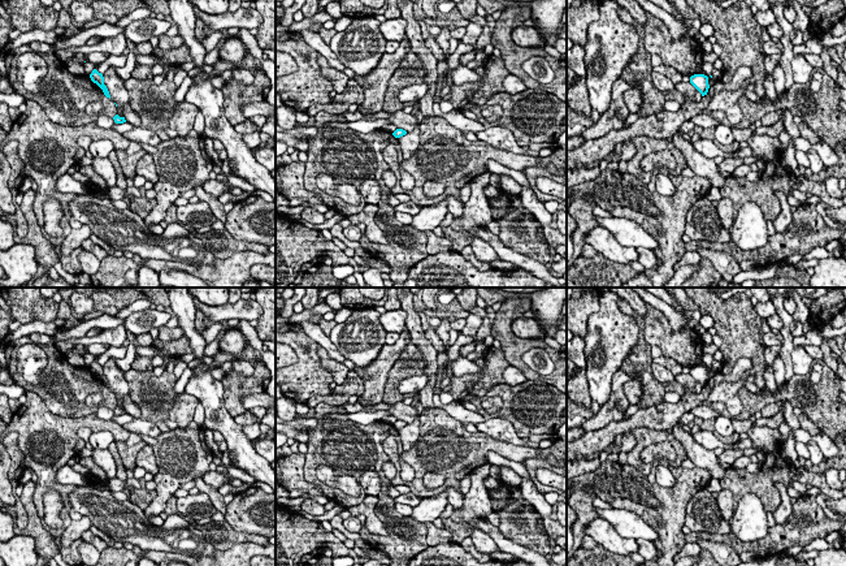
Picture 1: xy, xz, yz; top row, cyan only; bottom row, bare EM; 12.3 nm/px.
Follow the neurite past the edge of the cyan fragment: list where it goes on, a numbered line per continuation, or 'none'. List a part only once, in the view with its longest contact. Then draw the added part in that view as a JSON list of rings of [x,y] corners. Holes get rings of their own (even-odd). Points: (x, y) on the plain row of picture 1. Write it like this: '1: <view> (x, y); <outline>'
none

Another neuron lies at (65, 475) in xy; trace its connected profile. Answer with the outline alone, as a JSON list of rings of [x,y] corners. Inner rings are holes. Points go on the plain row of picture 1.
[[[65,465],[57,471],[56,480],[64,485],[87,485],[88,484],[88,478],[74,471],[69,465]]]

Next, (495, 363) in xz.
[[[490,346],[487,347],[483,360],[485,367],[481,373],[481,384],[483,388],[489,390],[494,385],[504,384],[503,372],[509,366],[504,353],[494,346]]]

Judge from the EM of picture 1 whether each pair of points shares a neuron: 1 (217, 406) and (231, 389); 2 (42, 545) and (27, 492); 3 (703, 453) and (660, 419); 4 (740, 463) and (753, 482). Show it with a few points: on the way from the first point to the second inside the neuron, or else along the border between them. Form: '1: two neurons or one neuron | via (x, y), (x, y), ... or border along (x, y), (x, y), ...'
1: two neurons | border along (221, 380), (225, 409), (233, 418)
2: one neuron | via (38, 532), (29, 505)
3: two neurons | border along (676, 423), (669, 428)
4: two neurons | border along (734, 467), (743, 469)

